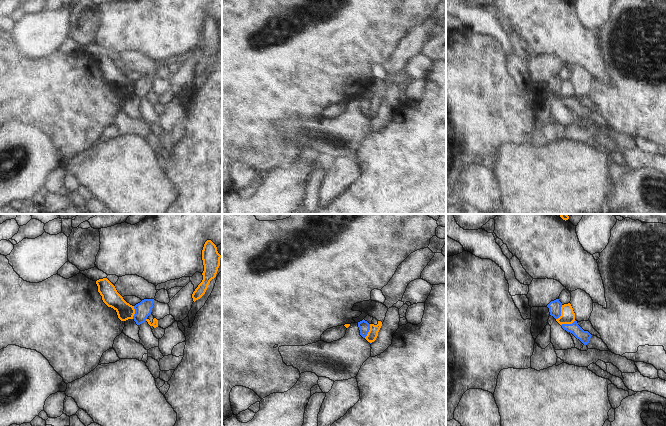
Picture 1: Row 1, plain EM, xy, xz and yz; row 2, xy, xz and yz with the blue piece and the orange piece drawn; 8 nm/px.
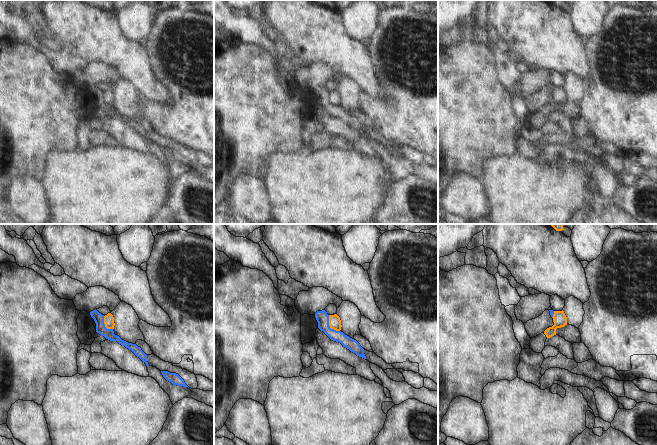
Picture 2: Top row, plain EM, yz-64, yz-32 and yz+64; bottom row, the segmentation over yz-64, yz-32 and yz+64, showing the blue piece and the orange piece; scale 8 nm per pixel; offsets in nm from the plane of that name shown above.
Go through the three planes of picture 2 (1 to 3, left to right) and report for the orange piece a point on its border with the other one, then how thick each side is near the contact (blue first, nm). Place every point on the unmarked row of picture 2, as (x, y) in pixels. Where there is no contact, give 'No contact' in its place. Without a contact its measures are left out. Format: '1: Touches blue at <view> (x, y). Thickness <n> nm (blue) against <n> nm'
1: Touches blue at yz-64 (104, 101). Thickness 80 nm (blue) against 80 nm
2: Touches blue at yz-32 (329, 102). Thickness 100 nm (blue) against 100 nm
3: Touches blue at yz+64 (553, 89). Thickness 30 nm (blue) against 110 nm

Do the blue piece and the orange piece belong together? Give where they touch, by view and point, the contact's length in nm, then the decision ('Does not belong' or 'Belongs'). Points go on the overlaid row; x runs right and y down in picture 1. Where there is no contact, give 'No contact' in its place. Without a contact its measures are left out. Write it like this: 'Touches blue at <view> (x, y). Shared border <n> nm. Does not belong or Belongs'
Touches blue at yz (560, 312). Shared border 130 nm. Does not belong

